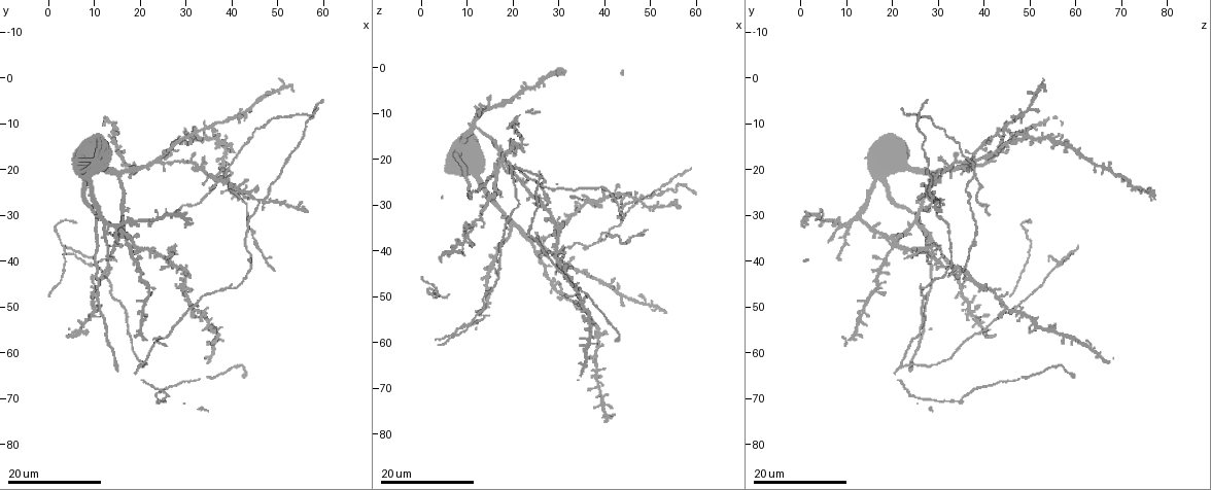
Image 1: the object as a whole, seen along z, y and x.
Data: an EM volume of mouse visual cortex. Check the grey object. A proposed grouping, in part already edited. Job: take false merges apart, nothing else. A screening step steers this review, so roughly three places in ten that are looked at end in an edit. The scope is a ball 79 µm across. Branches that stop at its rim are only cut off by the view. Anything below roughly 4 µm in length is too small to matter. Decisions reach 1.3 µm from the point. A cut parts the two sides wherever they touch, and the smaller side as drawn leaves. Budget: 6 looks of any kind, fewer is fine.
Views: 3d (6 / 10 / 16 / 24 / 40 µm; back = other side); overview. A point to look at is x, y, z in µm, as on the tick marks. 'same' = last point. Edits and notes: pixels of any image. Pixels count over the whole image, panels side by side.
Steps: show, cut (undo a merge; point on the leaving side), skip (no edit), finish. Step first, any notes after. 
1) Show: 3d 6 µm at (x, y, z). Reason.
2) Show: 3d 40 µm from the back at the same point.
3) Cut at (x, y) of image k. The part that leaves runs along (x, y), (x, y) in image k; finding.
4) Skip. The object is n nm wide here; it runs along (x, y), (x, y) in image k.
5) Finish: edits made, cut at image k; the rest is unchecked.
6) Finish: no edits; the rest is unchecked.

Show: 3d 16 µm at (38.5, 21.5, 38.0). Three-way junction.

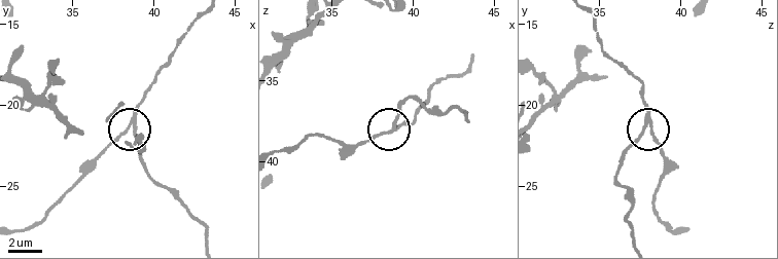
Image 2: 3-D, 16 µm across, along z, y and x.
Show: 3d 6 µm at (38.5, 21.3, 38.2). Closer look.

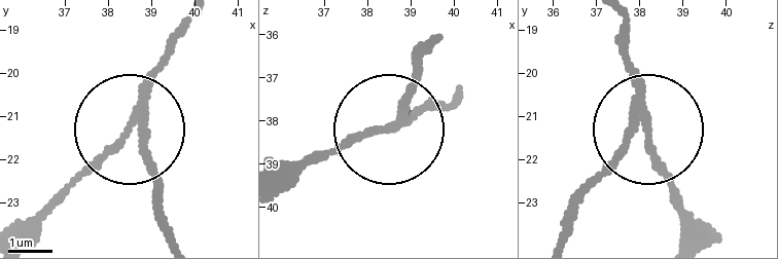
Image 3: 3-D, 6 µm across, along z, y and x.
Cut at (155, 169) of image 3. 3 arms meet here; the part that leaves runs along (147, 114), (162, 231) in image 3; a second cell is stuck on.

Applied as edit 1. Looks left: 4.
Show: overview.

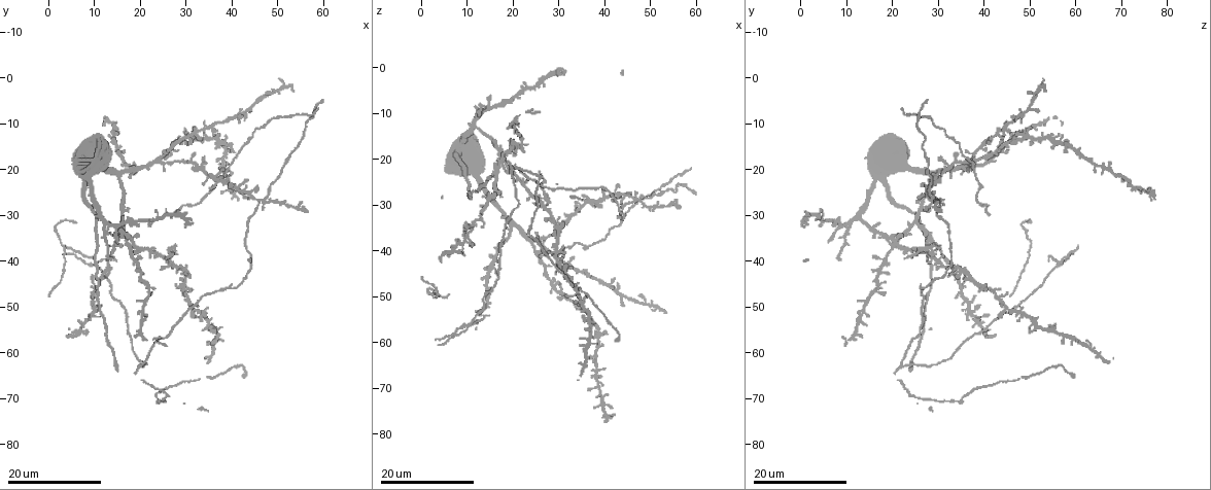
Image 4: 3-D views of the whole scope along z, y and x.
Show: 3d 24 µm at (46.5, 26.5, 28.5). Looks like a crossing.

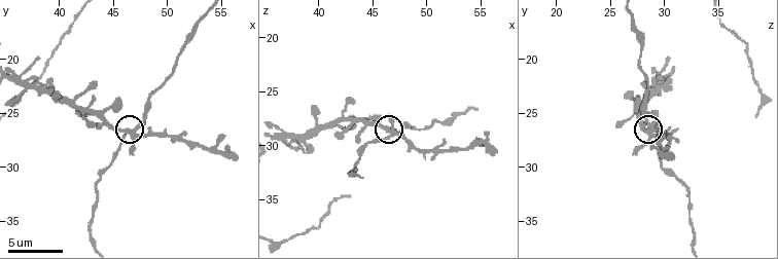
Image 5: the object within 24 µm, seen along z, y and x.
Show: 3d 10 µm at (47.0, 26.4, 28.6).

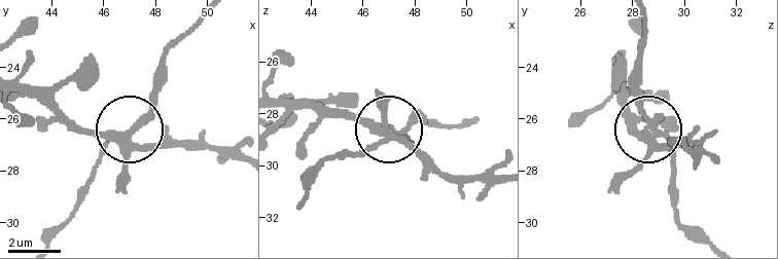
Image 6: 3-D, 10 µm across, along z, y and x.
Skip. The object is 310 nm wide here; continuous, no second cell.

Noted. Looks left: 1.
Finish: edits made, cut at image 3; the rest is unchecked.

